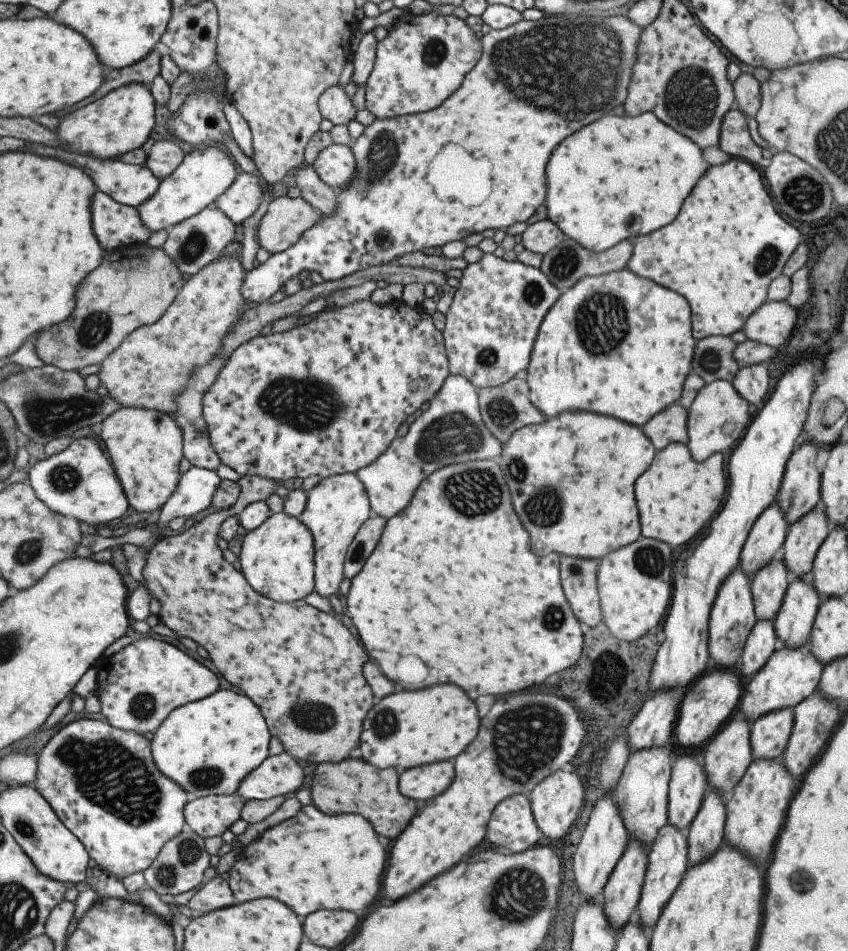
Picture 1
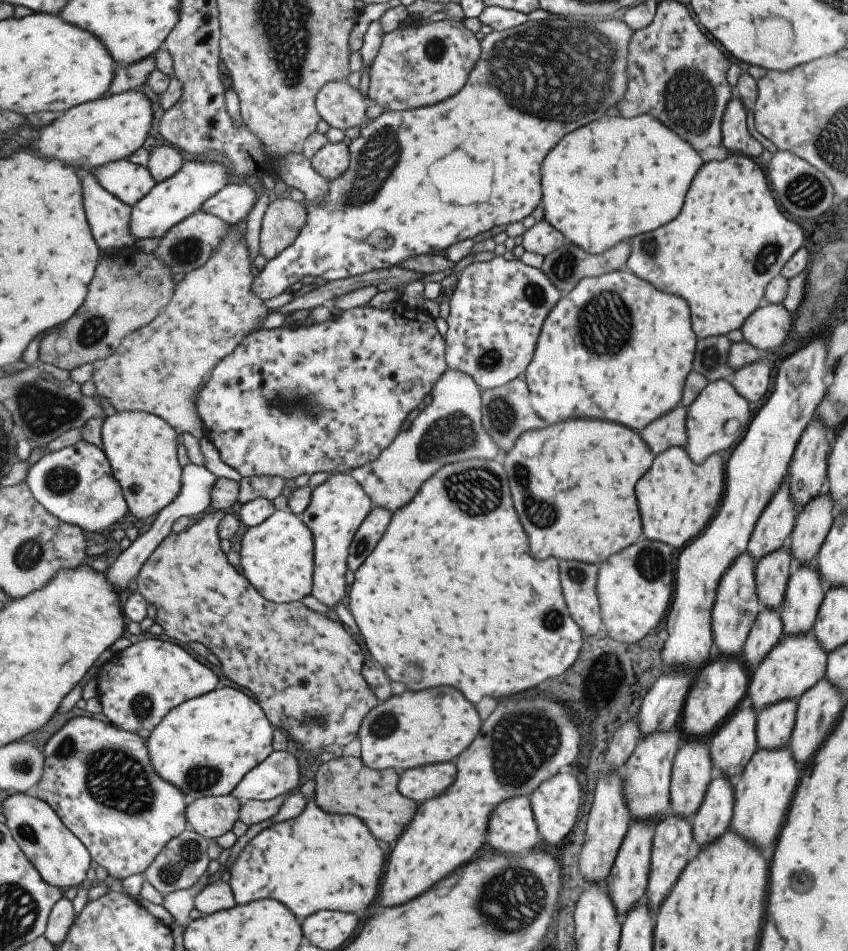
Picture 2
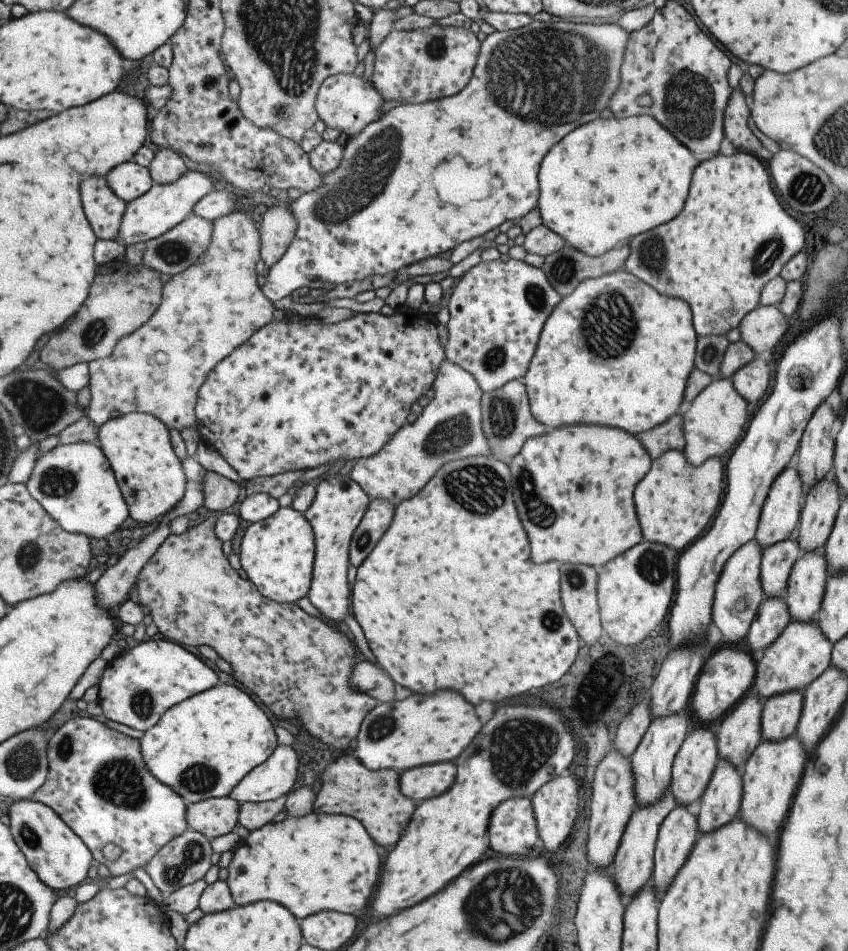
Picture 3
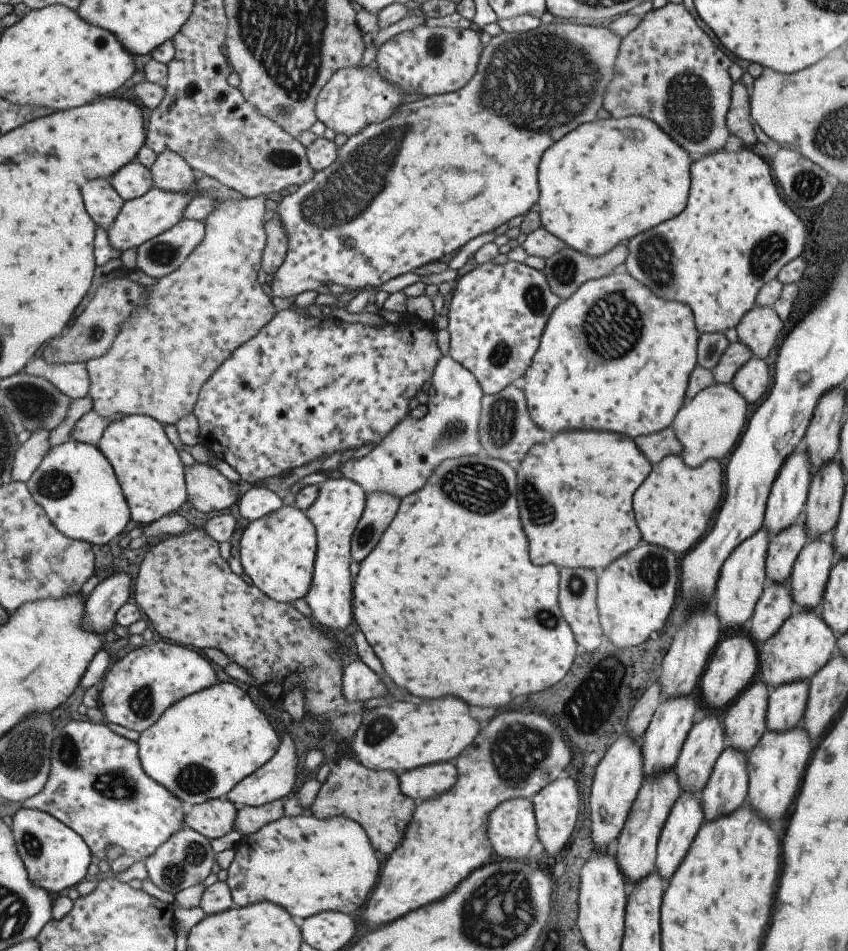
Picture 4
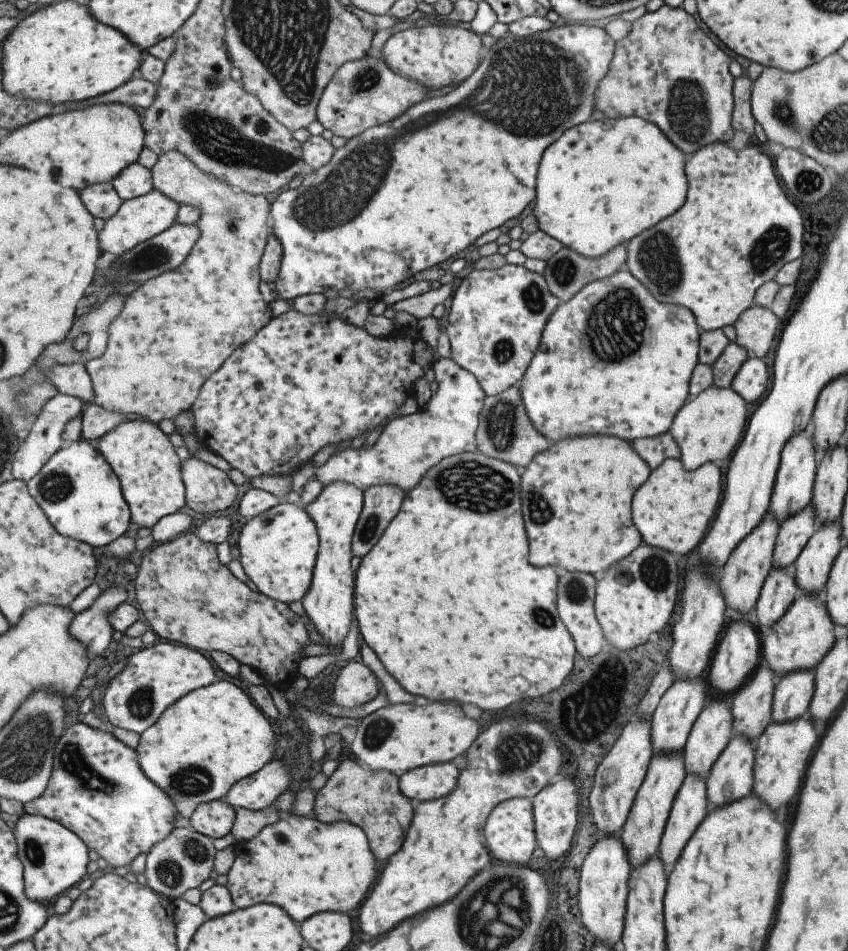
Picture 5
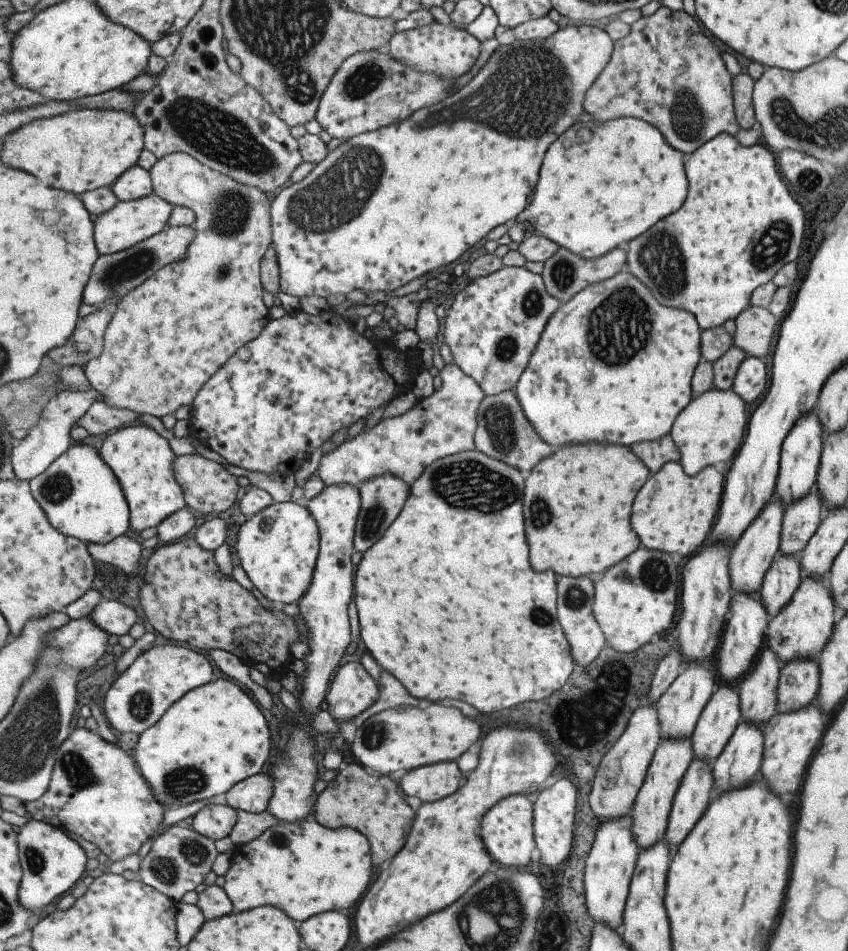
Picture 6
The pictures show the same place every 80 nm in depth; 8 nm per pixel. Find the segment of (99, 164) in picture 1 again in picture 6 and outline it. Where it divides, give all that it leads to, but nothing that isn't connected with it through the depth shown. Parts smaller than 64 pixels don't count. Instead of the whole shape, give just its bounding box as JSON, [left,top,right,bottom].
[109,164,152,201]

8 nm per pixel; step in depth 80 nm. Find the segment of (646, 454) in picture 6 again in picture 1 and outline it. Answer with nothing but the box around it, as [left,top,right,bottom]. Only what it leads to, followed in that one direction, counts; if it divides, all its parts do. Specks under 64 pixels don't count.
[641,402,686,451]

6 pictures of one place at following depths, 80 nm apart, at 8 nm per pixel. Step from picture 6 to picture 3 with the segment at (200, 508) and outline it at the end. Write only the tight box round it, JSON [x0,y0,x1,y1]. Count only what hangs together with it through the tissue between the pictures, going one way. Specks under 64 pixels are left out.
[202,472,239,512]

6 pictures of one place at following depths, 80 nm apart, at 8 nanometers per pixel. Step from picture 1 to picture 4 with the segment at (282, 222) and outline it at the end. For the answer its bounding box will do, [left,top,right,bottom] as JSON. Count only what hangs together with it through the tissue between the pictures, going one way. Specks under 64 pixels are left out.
[260,218,287,275]

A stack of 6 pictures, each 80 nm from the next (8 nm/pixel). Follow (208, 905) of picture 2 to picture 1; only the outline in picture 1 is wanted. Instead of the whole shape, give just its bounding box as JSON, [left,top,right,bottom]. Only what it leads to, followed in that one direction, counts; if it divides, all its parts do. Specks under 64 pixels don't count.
[186,874,237,916]

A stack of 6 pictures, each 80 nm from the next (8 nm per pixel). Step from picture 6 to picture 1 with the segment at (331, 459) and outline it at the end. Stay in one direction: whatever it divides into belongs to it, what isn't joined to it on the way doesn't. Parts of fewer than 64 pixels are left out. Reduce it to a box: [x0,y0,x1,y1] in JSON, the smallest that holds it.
[356,374,501,520]

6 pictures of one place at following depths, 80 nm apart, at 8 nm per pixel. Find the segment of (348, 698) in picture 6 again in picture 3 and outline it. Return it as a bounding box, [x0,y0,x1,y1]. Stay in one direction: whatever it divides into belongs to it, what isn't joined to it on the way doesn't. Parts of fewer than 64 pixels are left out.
[350,659,393,702]

